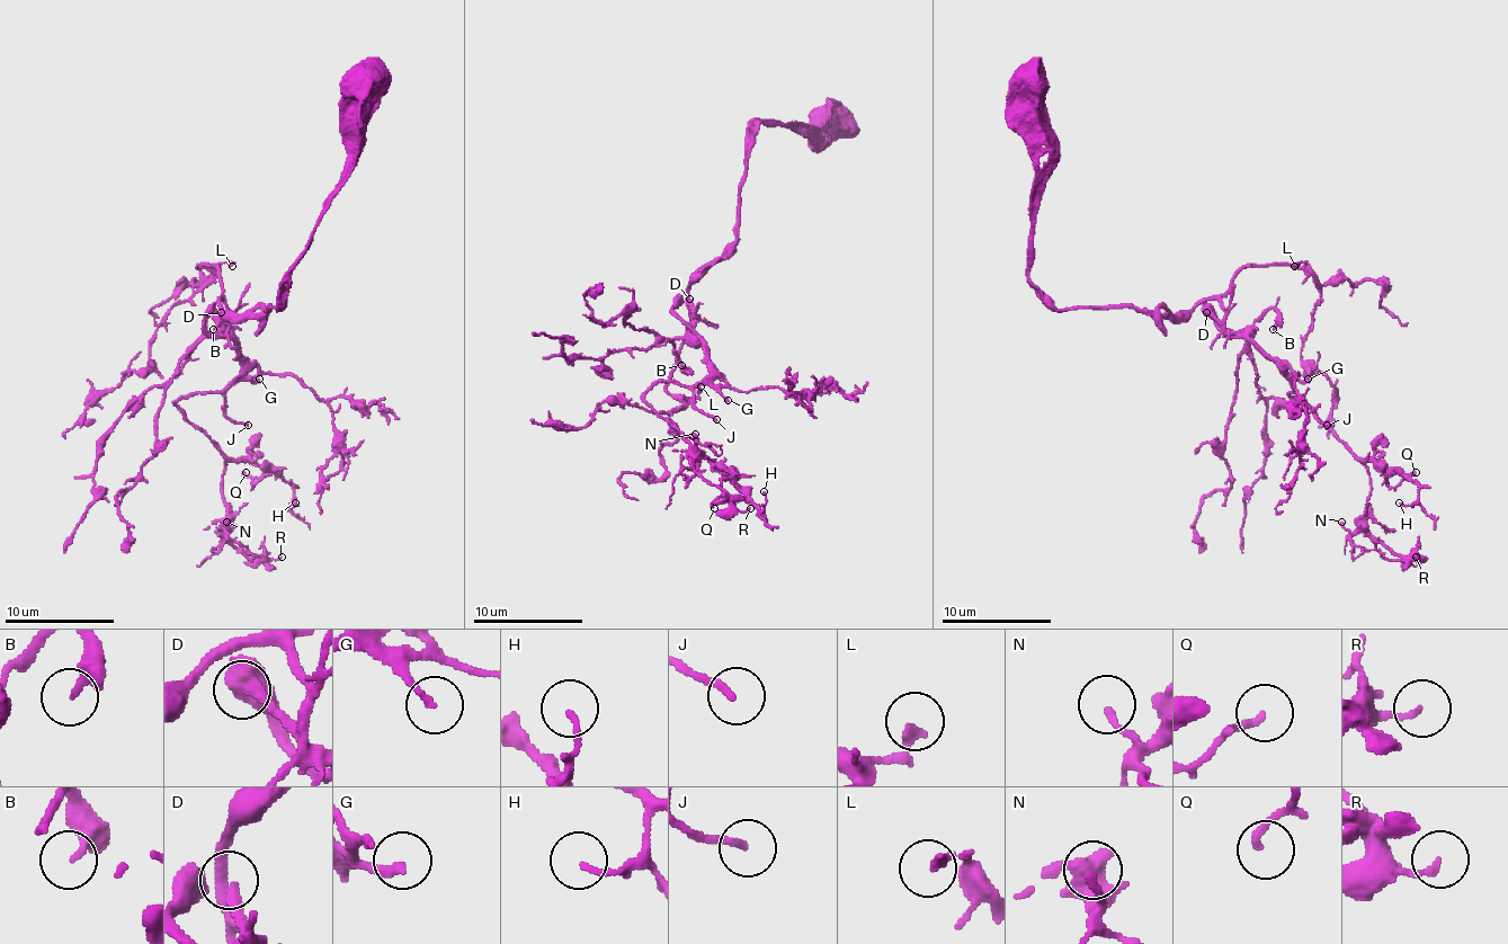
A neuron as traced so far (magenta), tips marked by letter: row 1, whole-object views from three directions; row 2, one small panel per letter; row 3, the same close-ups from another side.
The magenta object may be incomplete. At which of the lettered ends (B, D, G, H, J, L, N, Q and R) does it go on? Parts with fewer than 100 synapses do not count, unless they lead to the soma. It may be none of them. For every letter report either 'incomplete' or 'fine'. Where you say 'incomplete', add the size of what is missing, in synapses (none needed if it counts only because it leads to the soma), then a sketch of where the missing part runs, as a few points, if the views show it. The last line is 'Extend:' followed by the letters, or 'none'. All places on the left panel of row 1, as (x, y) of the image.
B: fine
D: fine
G: incomplete | 180 syn | (259, 379), (303, 381), (333, 348), (353, 367), (375, 362), (377, 373), (372, 373)
H: fine
J: incomplete | 120 syn | (248, 425), (257, 472), (295, 513), (326, 518), (341, 527), (364, 522)
L: fine
N: fine
Q: fine
R: fine
Extend: G, J

